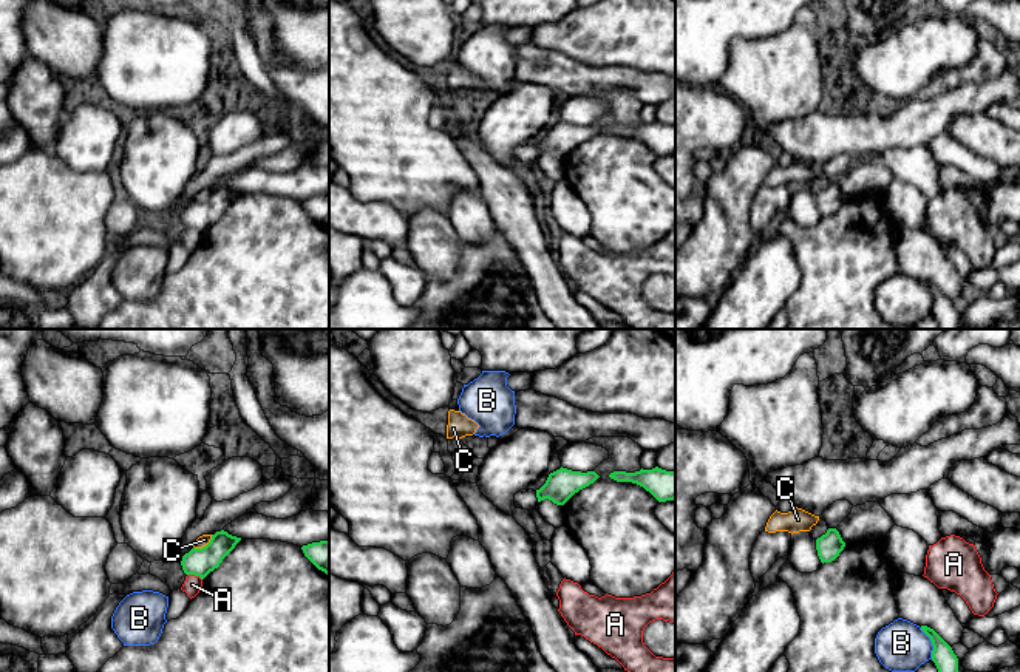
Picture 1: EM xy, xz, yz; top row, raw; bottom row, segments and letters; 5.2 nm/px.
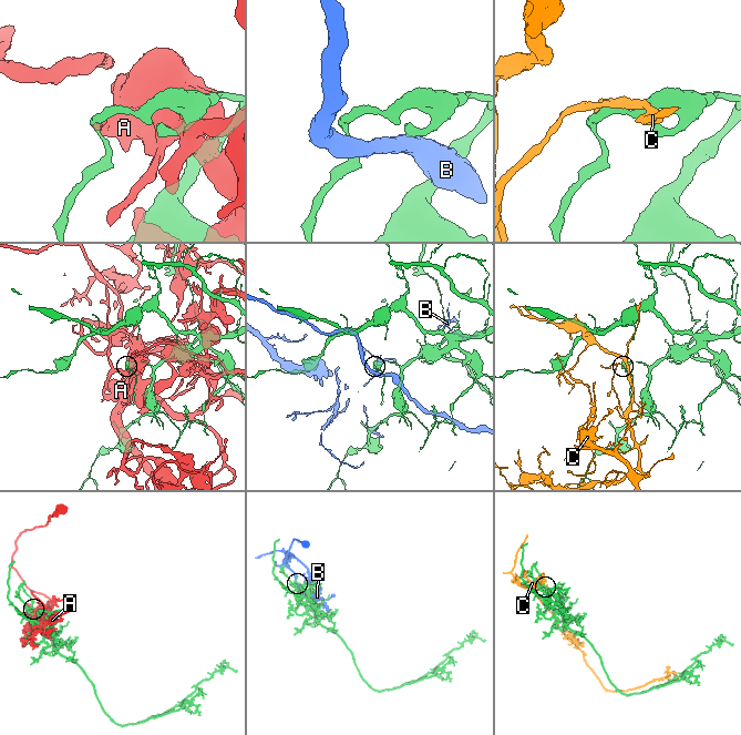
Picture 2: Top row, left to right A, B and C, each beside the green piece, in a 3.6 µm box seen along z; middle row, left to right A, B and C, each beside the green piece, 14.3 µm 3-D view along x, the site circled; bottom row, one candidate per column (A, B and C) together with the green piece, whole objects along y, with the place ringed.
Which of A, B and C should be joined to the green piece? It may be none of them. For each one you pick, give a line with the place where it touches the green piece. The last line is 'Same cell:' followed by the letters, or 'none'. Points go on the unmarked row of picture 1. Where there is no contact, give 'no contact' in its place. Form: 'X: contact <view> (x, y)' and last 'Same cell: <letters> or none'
Same cell: none

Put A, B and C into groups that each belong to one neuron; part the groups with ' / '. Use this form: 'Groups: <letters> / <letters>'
Groups: A / B / C

